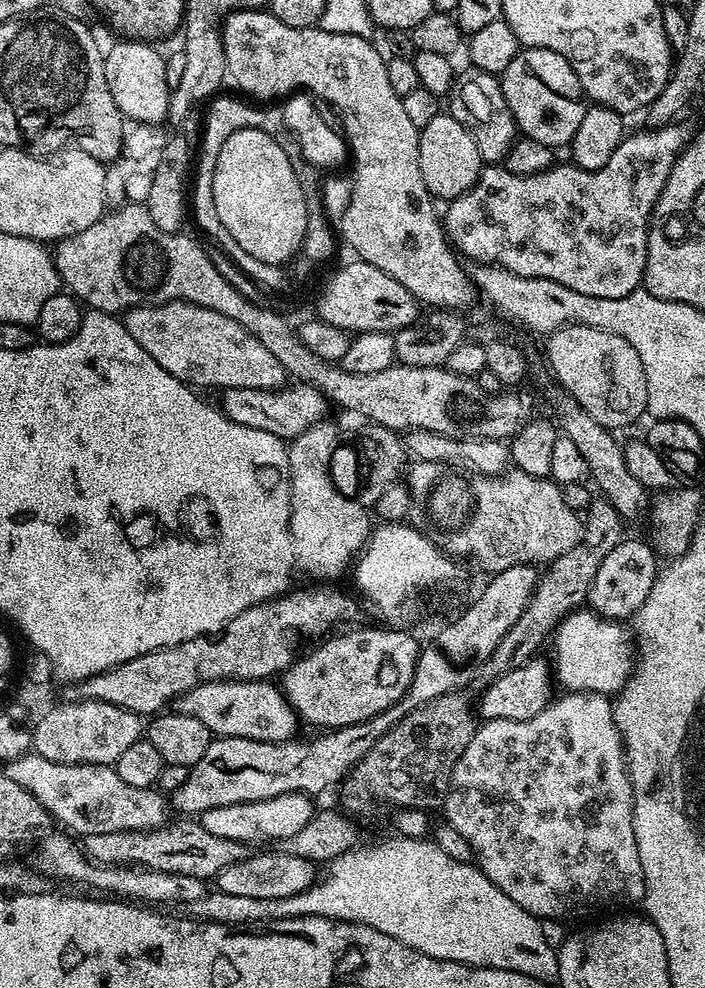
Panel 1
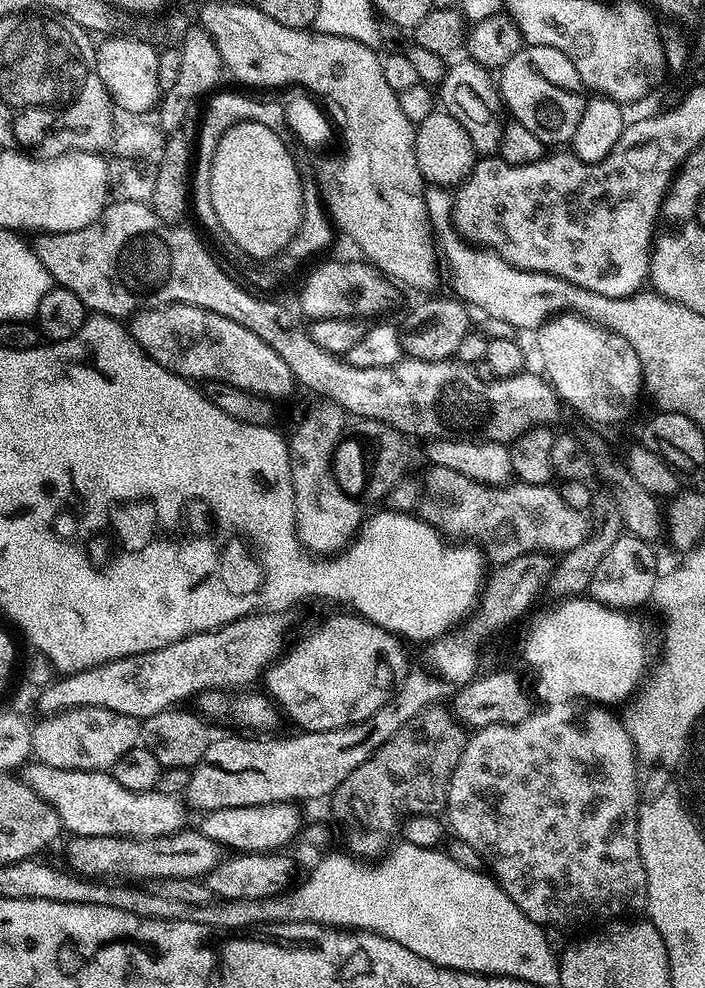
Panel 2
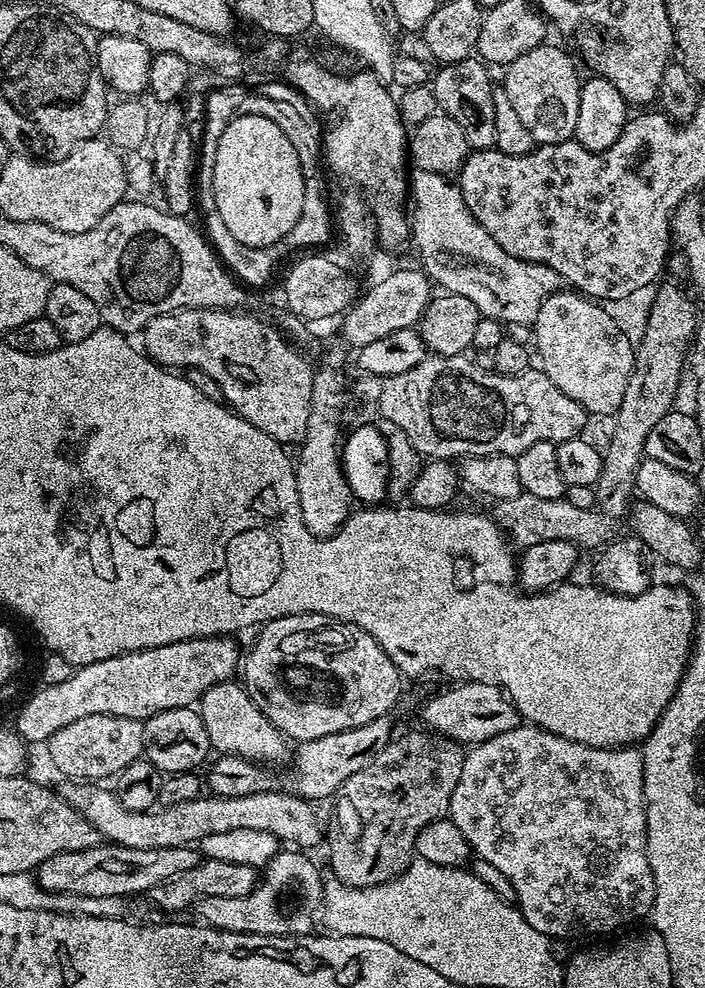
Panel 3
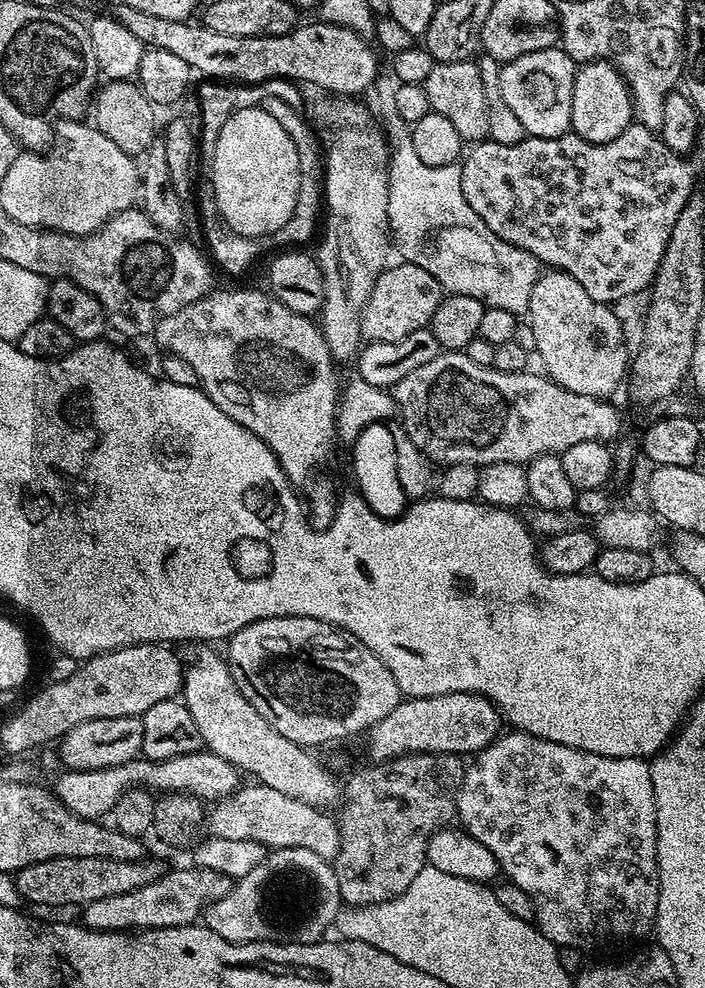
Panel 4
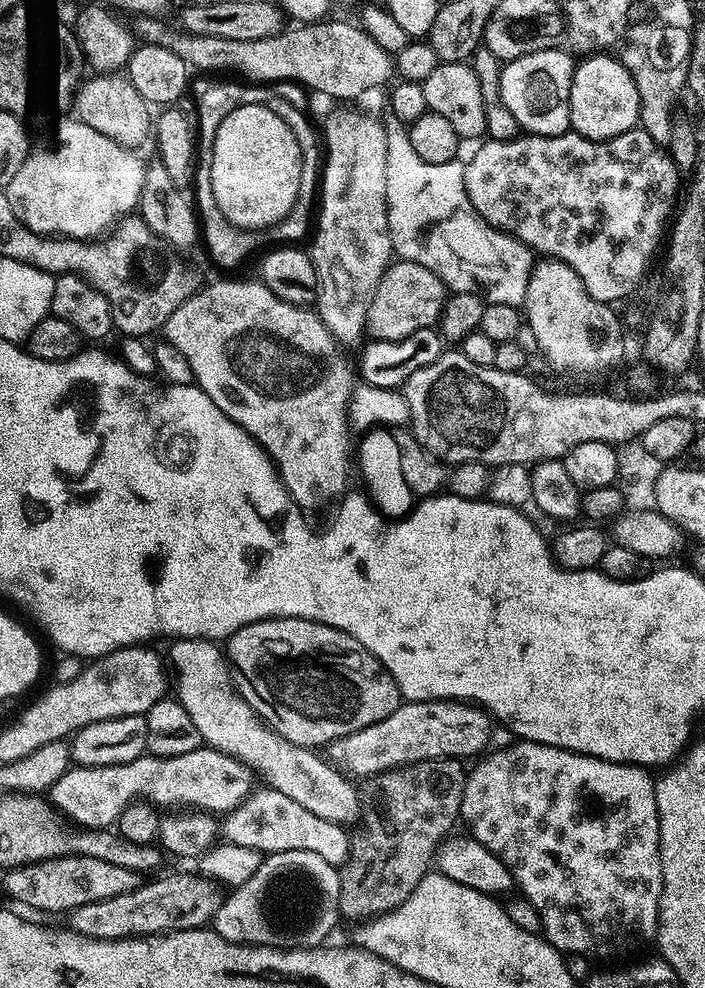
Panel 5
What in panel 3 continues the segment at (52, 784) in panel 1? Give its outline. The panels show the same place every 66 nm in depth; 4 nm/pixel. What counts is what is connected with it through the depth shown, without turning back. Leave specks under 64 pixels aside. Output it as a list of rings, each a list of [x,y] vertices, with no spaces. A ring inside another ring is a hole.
[[[68,782],[65,785],[62,788],[65,802],[78,810],[78,814],[82,814],[90,826],[97,828],[101,837],[134,850],[192,846],[210,834],[224,834],[230,830],[266,830],[266,834],[274,834],[285,845],[300,850],[312,850],[308,848],[322,840],[322,824],[320,828],[320,820],[312,809],[315,807],[304,797],[288,790],[259,792],[249,796],[201,794],[196,800],[178,802],[160,812],[135,812],[122,804],[111,787],[96,782]]]

